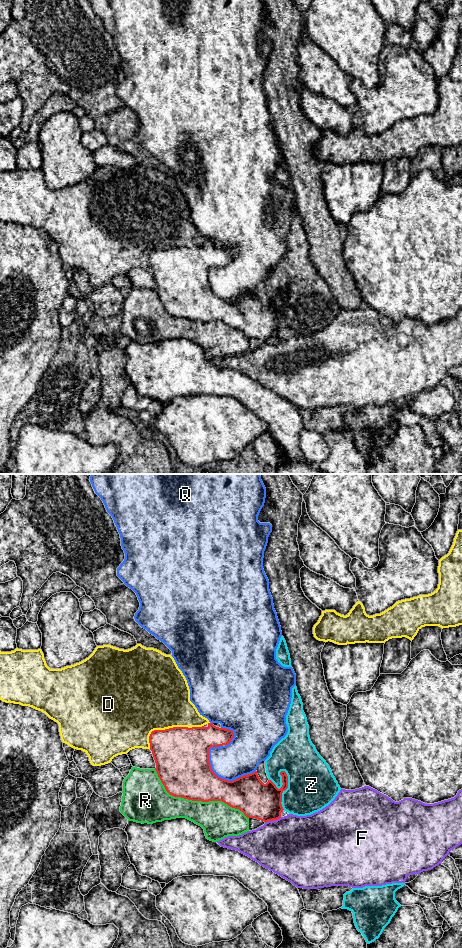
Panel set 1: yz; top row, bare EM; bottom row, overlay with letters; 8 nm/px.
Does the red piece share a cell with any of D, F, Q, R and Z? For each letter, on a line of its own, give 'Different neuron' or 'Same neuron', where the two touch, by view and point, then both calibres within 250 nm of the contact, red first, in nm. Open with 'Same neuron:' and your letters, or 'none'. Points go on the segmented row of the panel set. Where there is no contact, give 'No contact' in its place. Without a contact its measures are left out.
Same neuron: none
D: Different neuron. Touches red at yz (169, 728). Thickness 440 nm (red) against 500 nm
F: Different neuron. Touches red at yz (272, 820). Thickness 300 nm (red) against 480 nm
Q: Different neuron. Touches red at yz (223, 779). Thickness 340 nm (red) against 300 nm
R: Different neuron. Touches red at yz (197, 800). Thickness 400 nm (red) against 280 nm
Z: Different neuron. Touches red at yz (286, 788). Thickness 300 nm (red) against 380 nm

